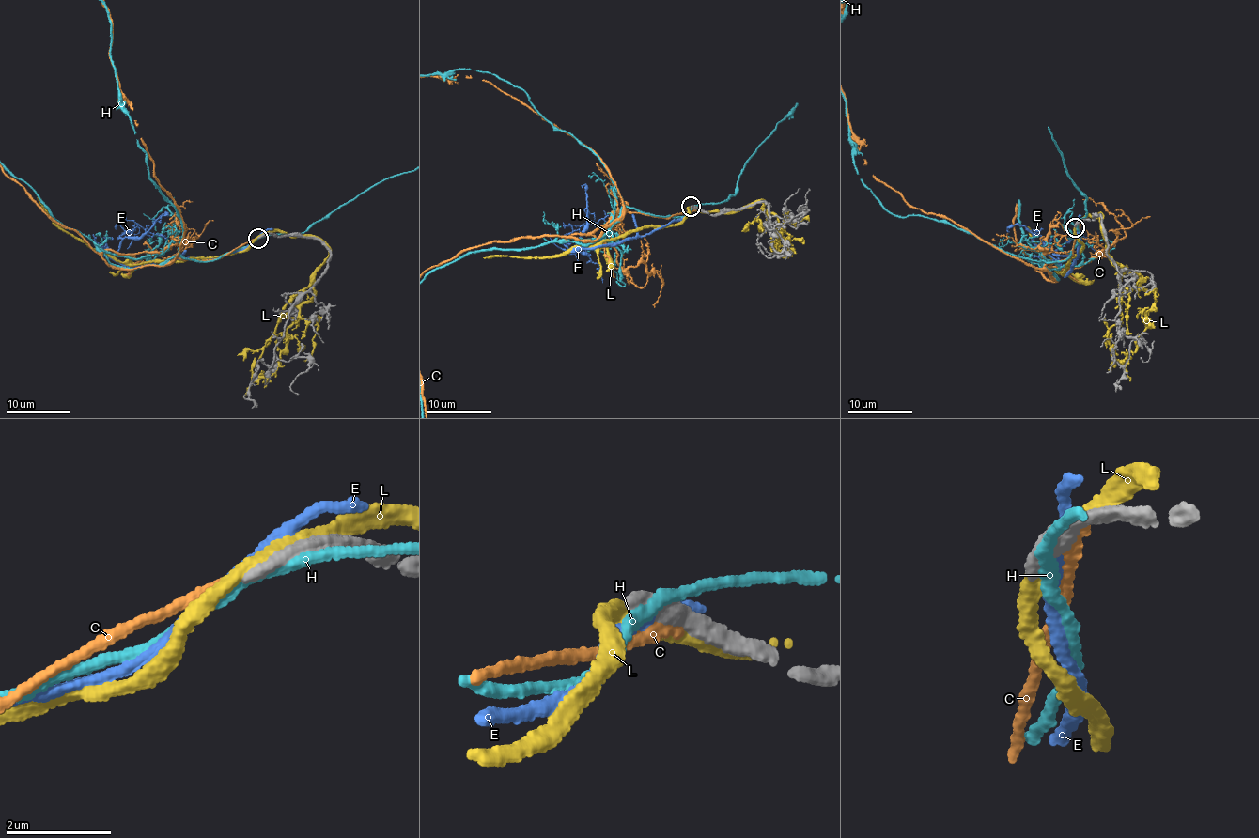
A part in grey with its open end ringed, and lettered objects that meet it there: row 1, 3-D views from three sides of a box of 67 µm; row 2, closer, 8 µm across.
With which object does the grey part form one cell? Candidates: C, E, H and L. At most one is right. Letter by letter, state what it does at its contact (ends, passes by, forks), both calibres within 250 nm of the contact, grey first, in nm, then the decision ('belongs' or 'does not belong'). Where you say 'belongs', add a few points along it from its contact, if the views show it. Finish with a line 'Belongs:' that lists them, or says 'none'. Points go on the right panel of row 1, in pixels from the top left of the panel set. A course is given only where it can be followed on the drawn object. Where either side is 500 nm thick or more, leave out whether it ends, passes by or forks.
C: it ends | 340/240 nm | does not belong
E: it passes by | 460/220 nm | does not belong
H: it passes by | 460/200 nm | does not belong
L: it passes by | 340/320 nm | does not belong
Belongs: none

